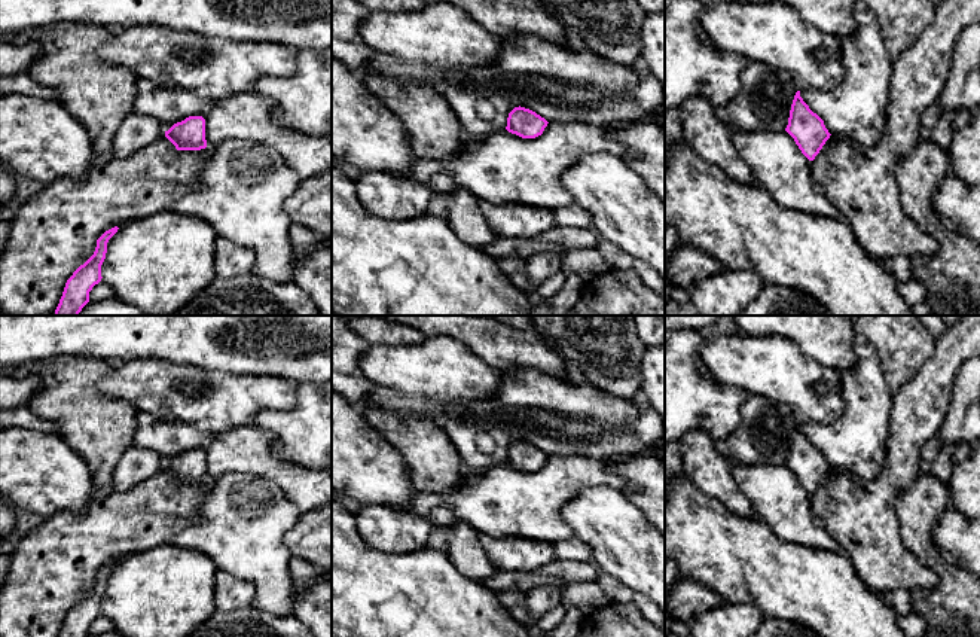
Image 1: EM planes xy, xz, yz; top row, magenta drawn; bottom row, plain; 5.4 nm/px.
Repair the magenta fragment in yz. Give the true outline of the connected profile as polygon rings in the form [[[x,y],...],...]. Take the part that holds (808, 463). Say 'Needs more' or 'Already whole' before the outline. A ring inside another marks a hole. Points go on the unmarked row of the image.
Already whole. [[[800,424],[794,429],[785,464],[809,494],[815,493],[831,469],[824,454],[803,435]]]

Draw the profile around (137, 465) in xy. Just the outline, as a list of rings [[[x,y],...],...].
[[[131,446],[113,472],[113,490],[126,490],[165,469],[165,461],[153,451]]]

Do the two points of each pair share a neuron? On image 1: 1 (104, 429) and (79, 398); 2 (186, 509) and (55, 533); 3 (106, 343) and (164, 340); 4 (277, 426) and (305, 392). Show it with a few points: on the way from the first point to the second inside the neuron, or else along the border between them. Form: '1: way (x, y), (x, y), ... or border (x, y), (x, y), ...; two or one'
1: way (97, 421), (81, 405); one
2: way (153, 512), (104, 533), (88, 533); one
3: way (121, 340), (149, 340); one
4: way (287, 423), (305, 402); one

